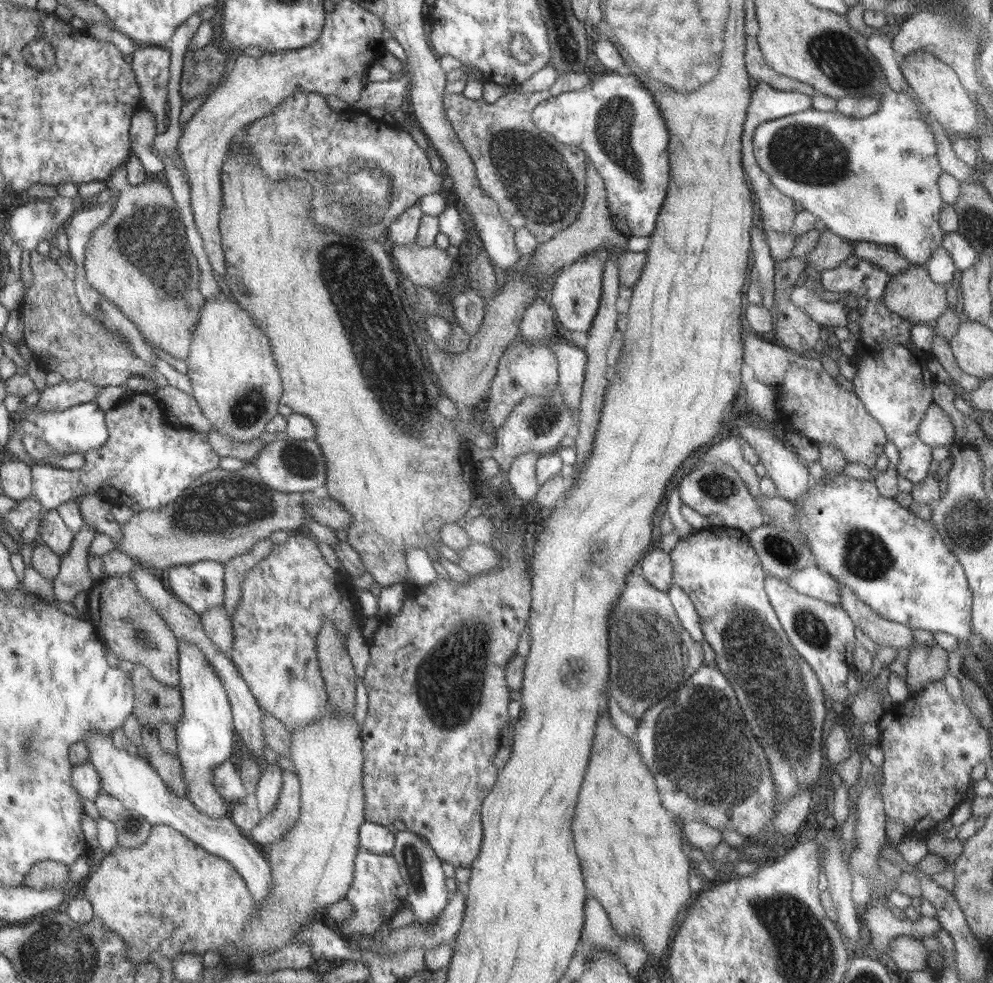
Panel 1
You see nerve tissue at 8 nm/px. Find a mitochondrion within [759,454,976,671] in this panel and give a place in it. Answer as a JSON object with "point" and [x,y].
{"point":[865,555]}

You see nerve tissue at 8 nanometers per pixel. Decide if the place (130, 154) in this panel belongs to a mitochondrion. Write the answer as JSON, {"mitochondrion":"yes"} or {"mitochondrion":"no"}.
{"mitochondrion":"no"}

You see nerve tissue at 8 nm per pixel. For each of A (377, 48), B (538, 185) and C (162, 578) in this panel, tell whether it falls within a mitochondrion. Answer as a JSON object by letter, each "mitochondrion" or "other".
{"A":"other","B":"mitochondrion","C":"other"}

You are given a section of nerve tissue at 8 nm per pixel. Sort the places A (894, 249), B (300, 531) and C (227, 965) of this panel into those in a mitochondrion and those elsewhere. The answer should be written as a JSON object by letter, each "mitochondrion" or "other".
{"A":"other","B":"other","C":"other"}

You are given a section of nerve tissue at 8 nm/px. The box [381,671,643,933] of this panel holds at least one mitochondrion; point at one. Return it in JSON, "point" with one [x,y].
{"point":[414,865]}

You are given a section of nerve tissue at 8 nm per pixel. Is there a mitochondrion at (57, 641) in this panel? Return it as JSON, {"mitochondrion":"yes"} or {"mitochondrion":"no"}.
{"mitochondrion":"no"}

